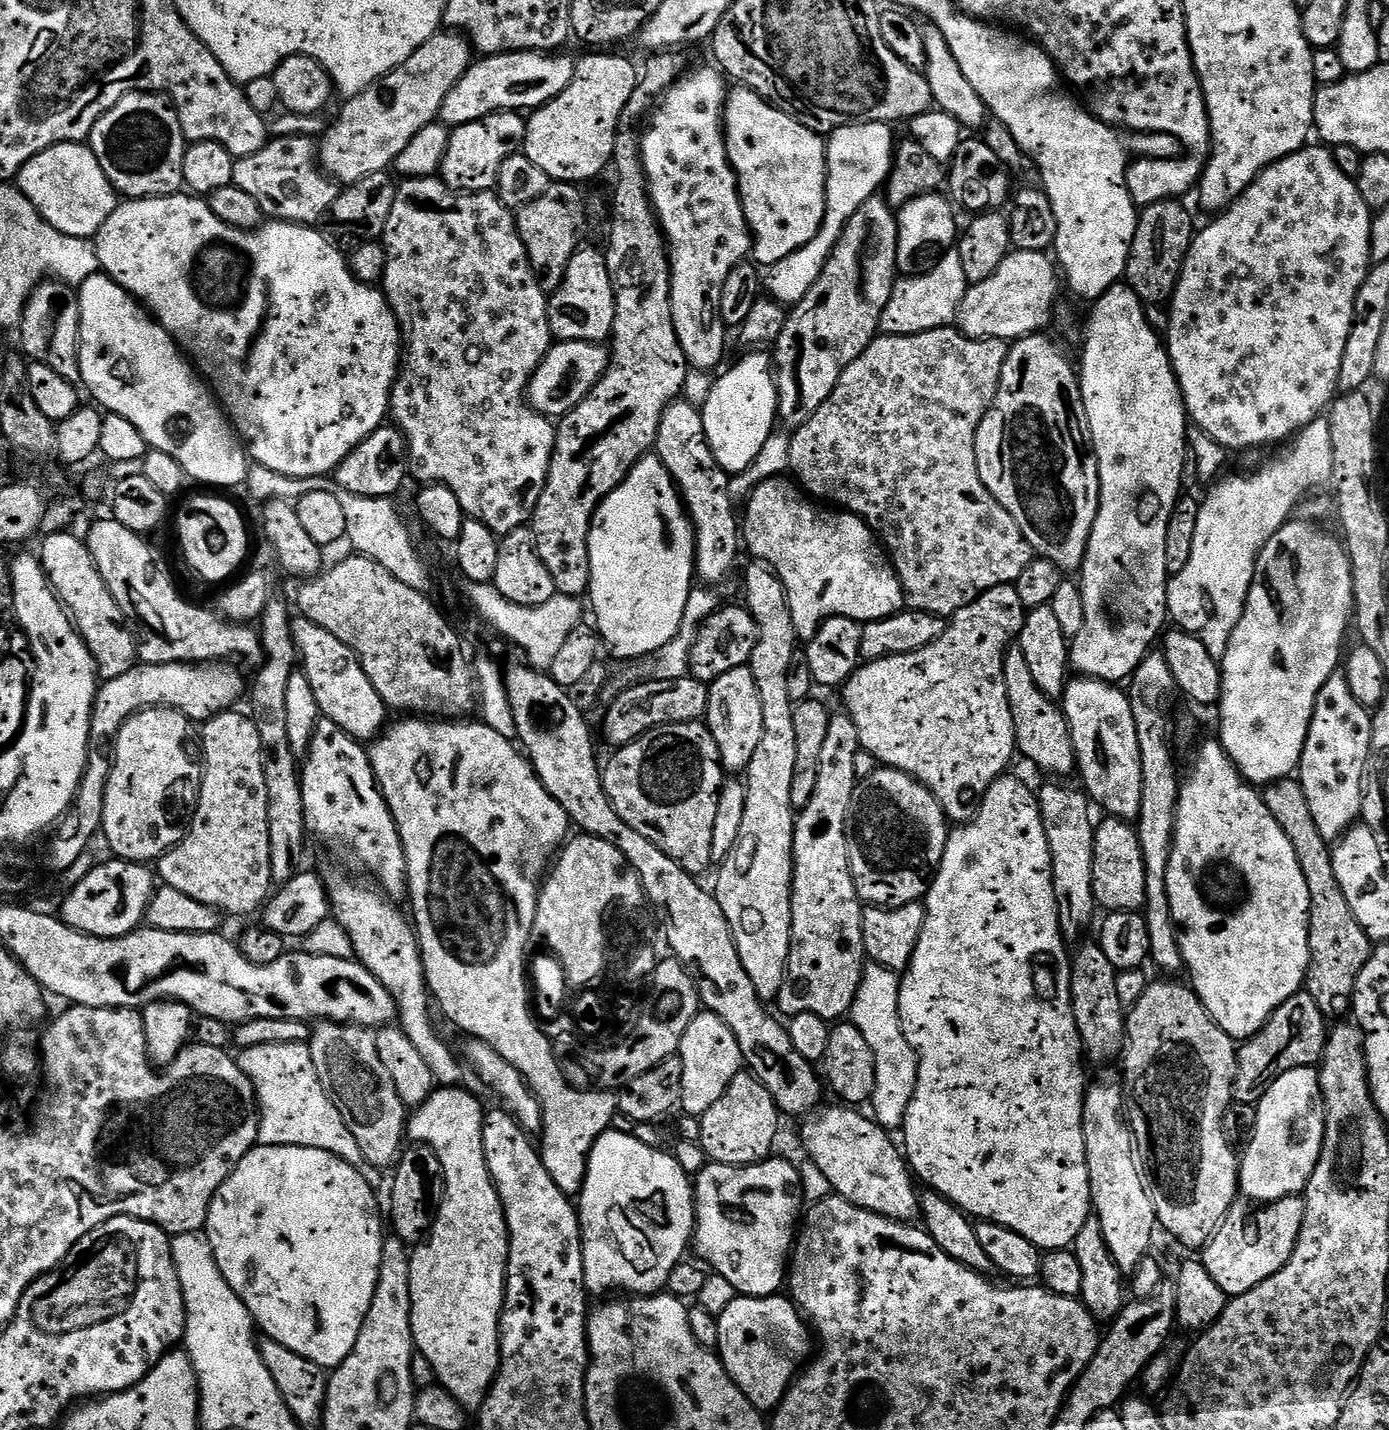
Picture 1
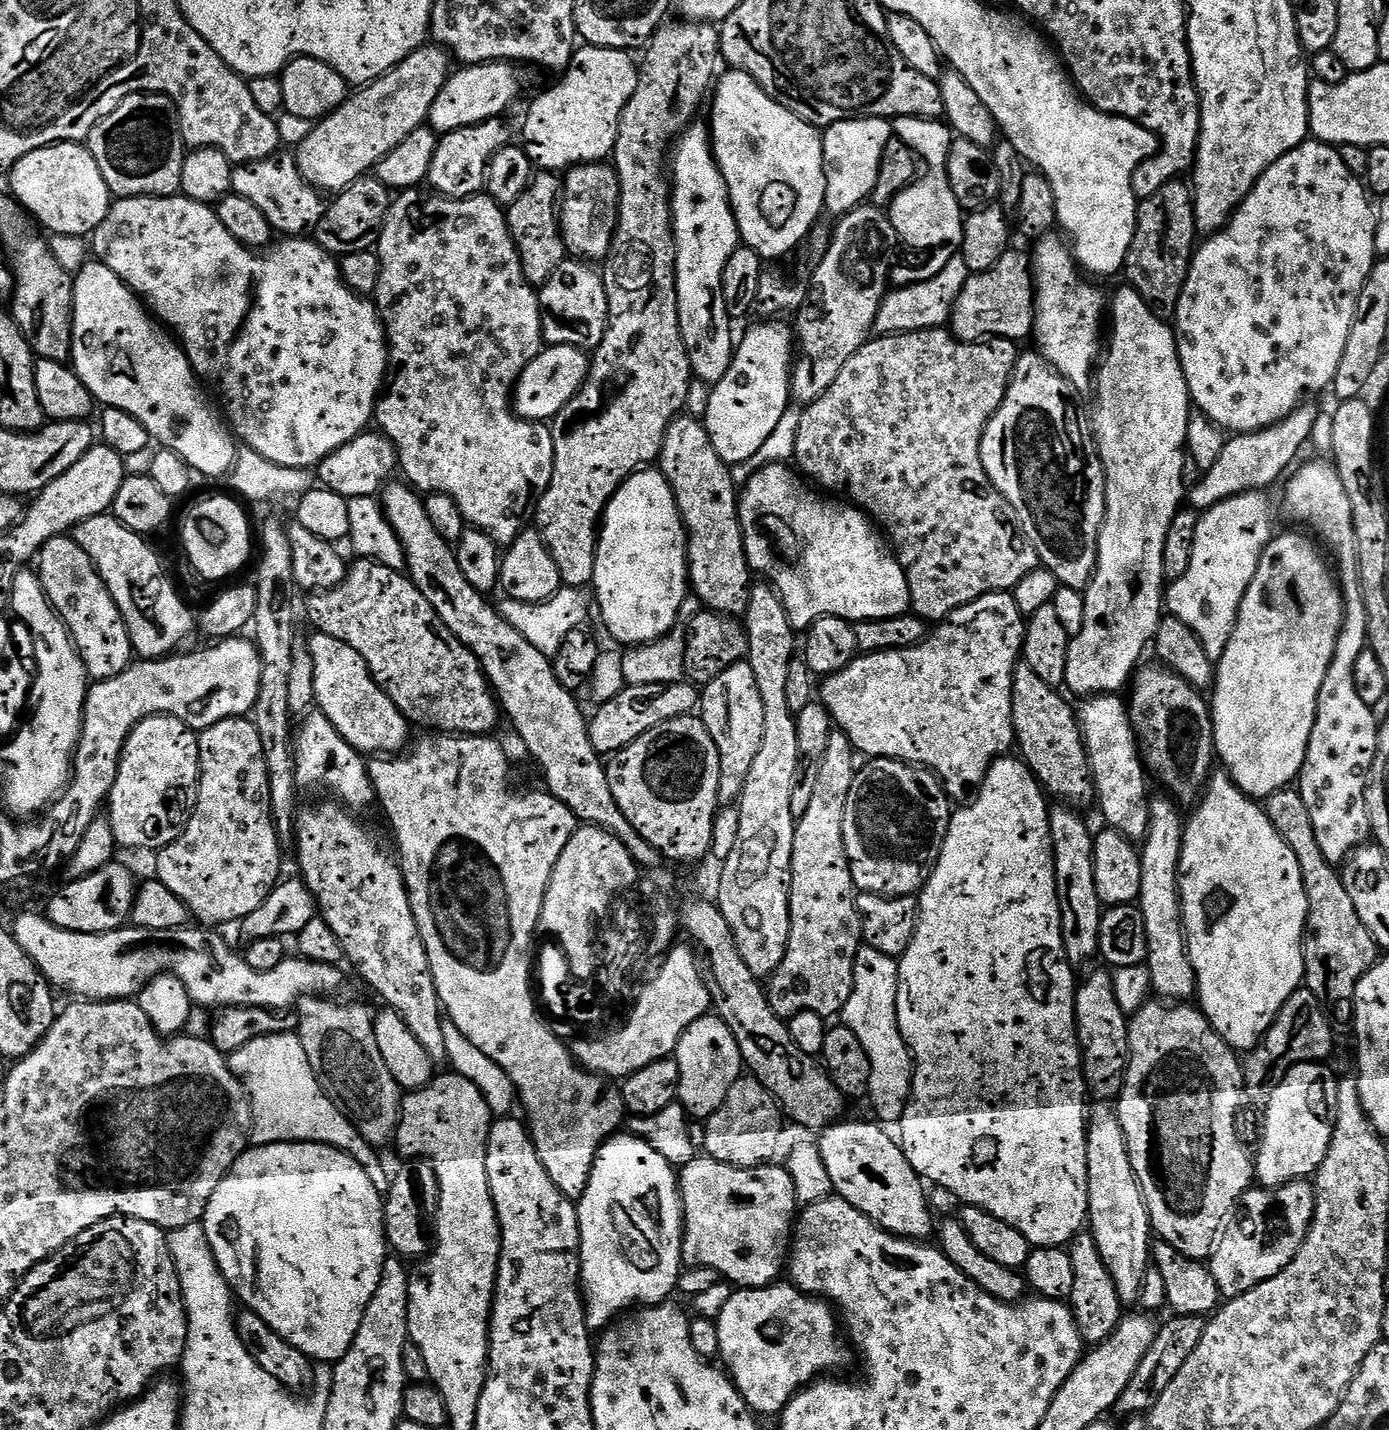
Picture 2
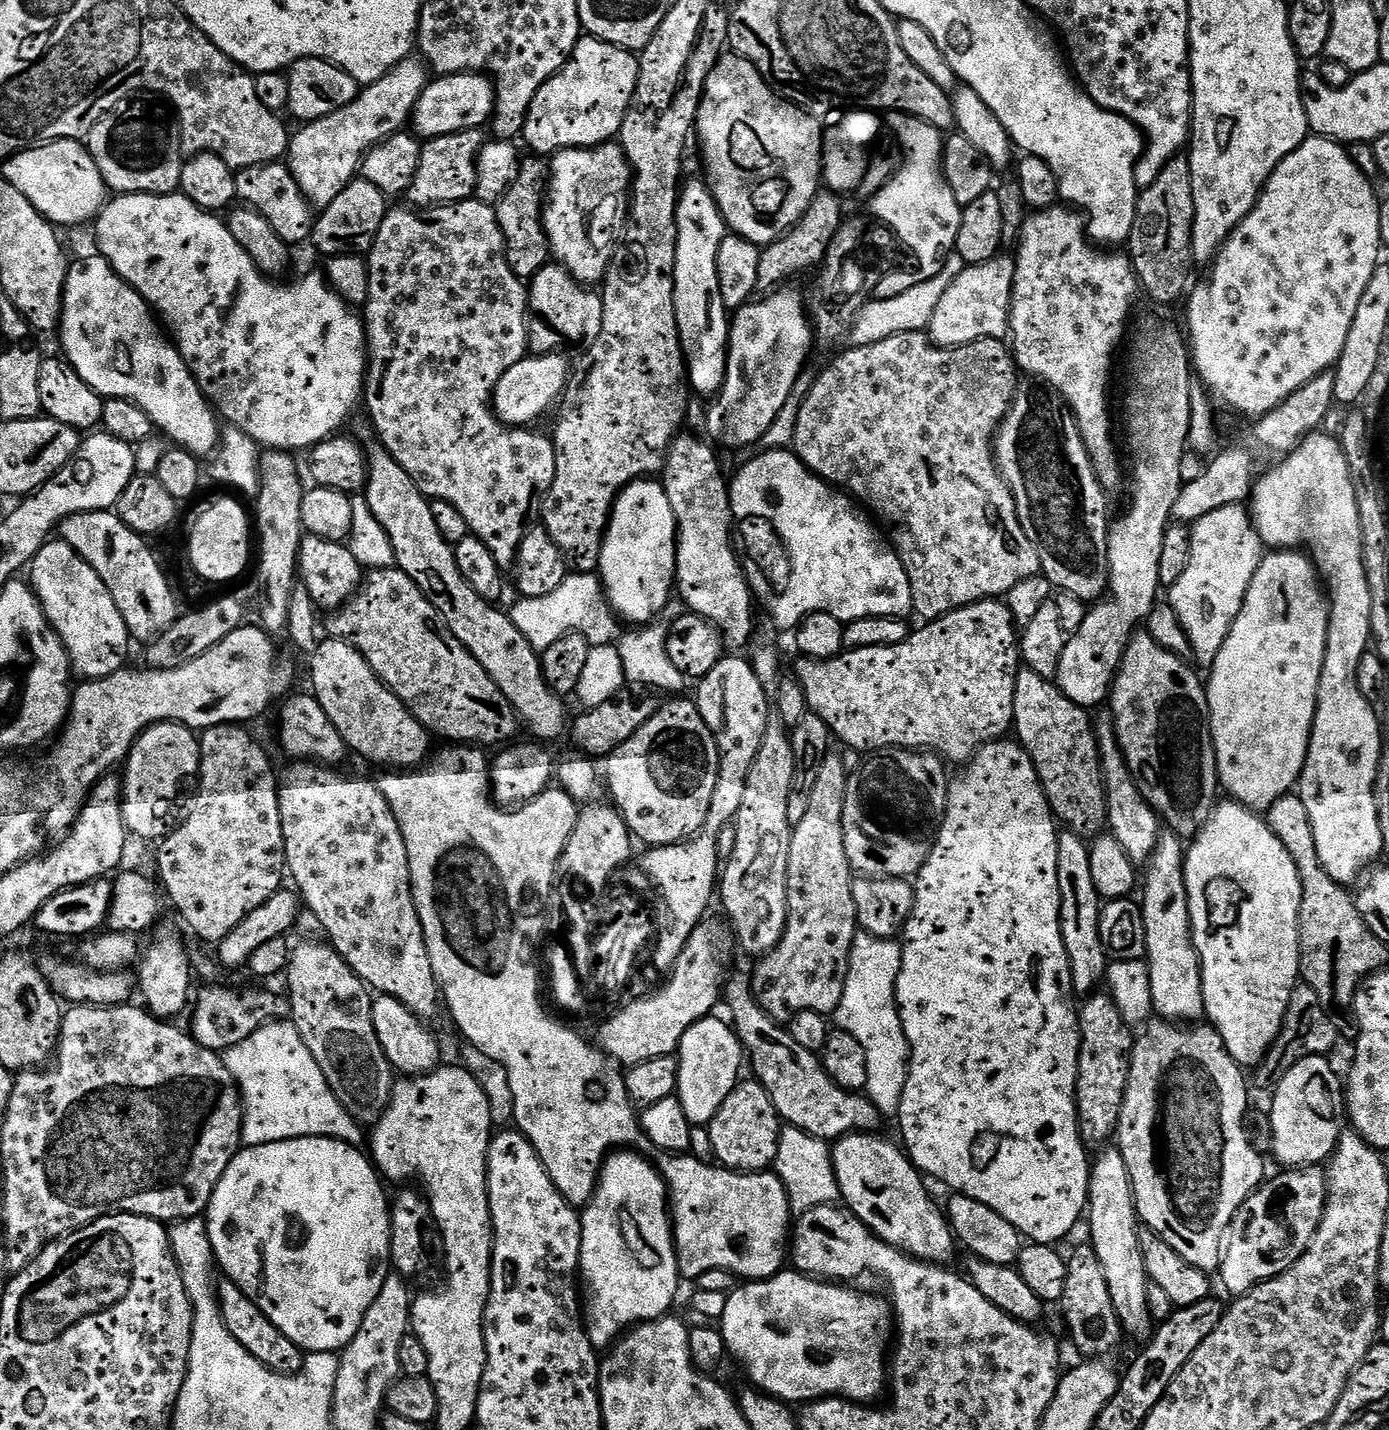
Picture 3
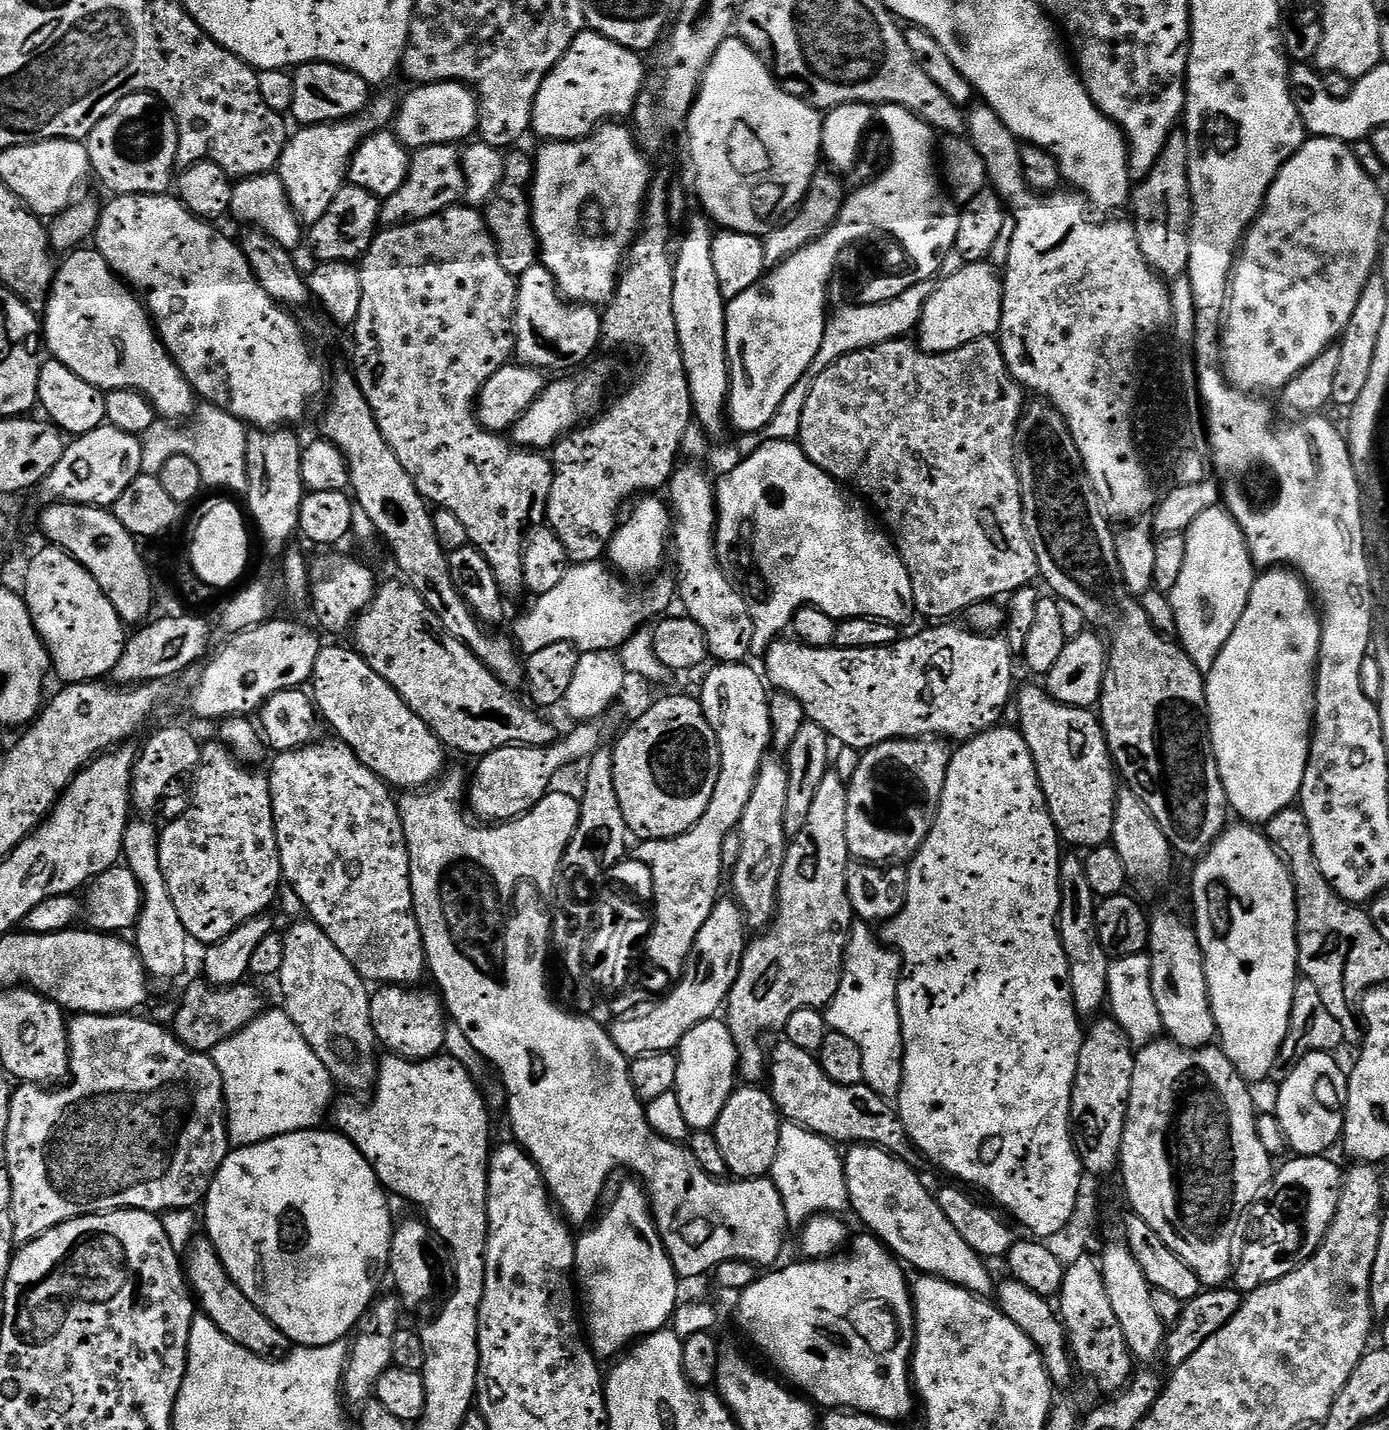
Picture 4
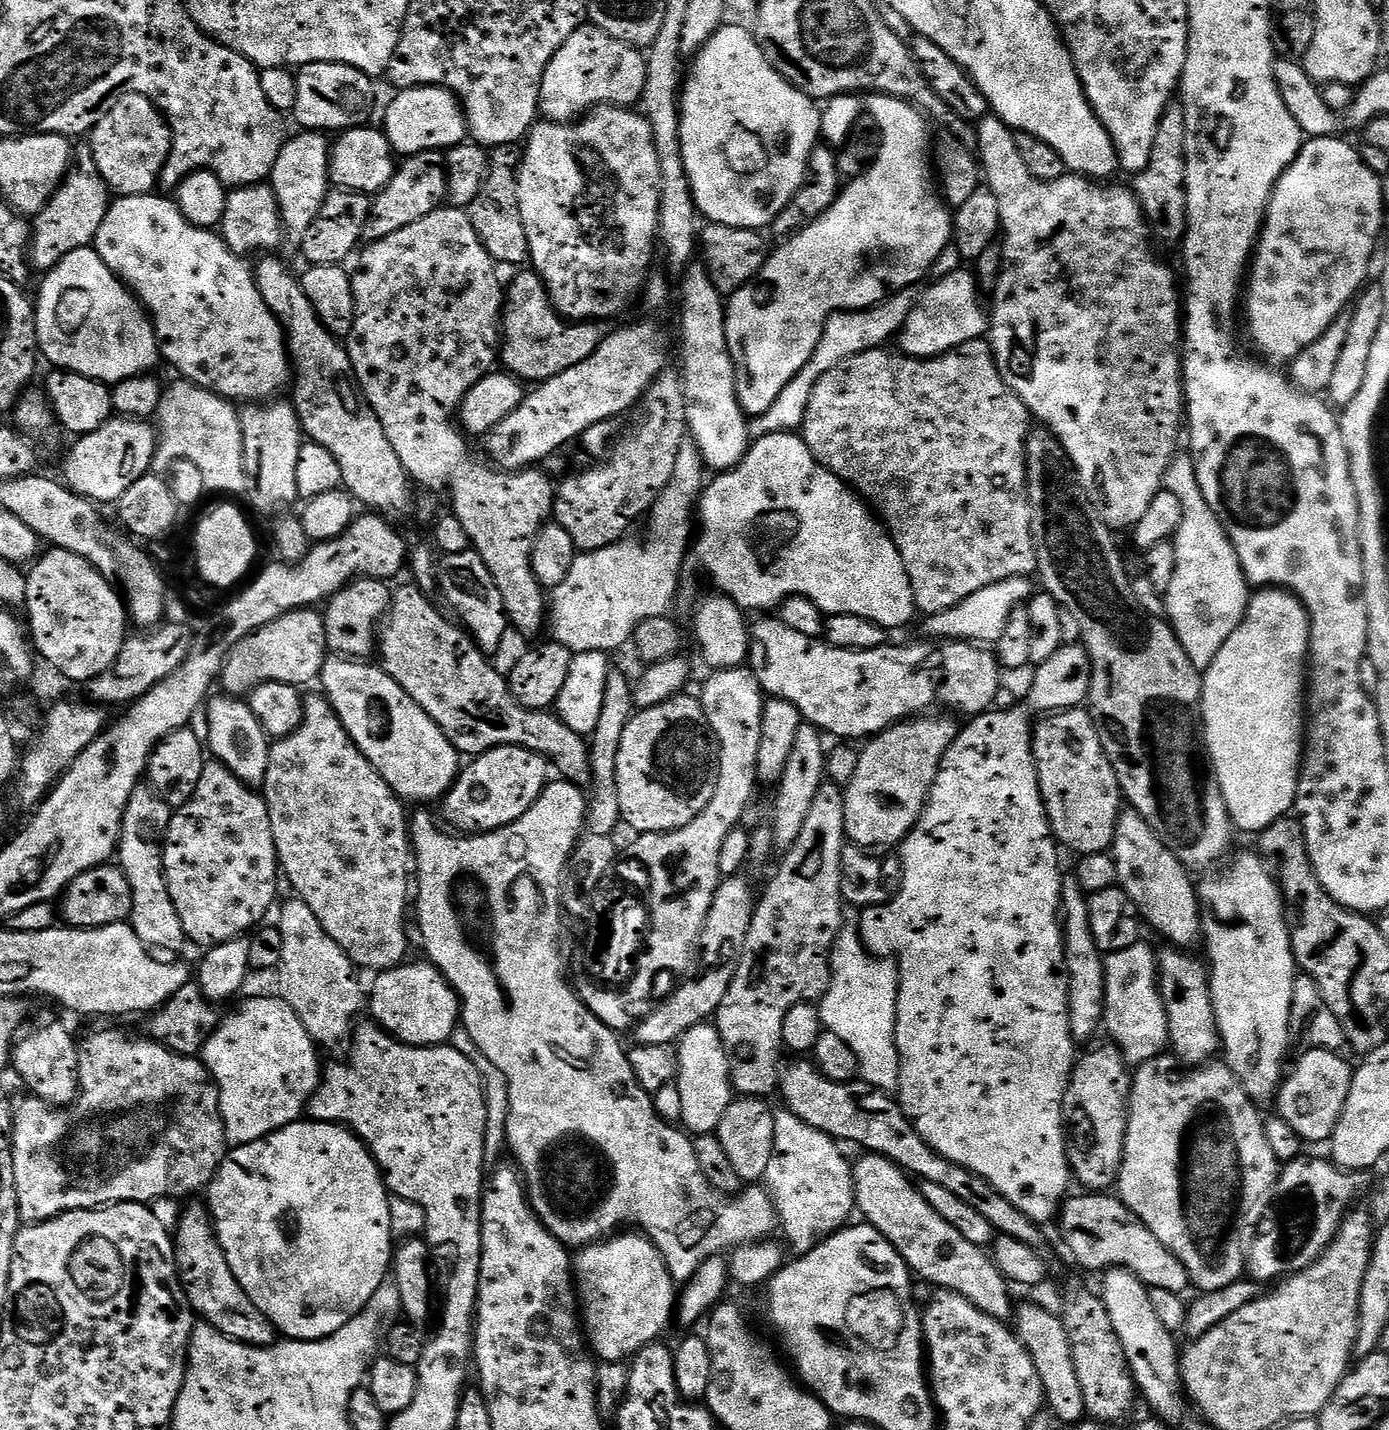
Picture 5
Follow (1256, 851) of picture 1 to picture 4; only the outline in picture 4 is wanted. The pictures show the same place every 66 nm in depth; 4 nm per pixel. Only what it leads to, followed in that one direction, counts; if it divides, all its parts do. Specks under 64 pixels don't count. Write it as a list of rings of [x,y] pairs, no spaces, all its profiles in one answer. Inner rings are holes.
[[[1237,823],[1237,828],[1233,826],[1225,827],[1220,837],[1212,843],[1212,847],[1199,857],[1196,873],[1192,876],[1192,908],[1196,911],[1194,927],[1196,937],[1202,946],[1202,954],[1206,962],[1206,982],[1210,990],[1210,1002],[1212,1003],[1212,1013],[1216,1019],[1216,1030],[1218,1033],[1219,1047],[1230,1058],[1230,1062],[1238,1070],[1238,1074],[1244,1080],[1255,1082],[1264,1080],[1269,1075],[1273,1075],[1276,1067],[1276,1059],[1282,1050],[1282,1042],[1288,1033],[1290,1026],[1290,1010],[1294,1002],[1294,990],[1298,979],[1298,961],[1296,958],[1296,891],[1292,874],[1288,870],[1287,863],[1283,856],[1273,848],[1259,827],[1249,826],[1247,823]]]

